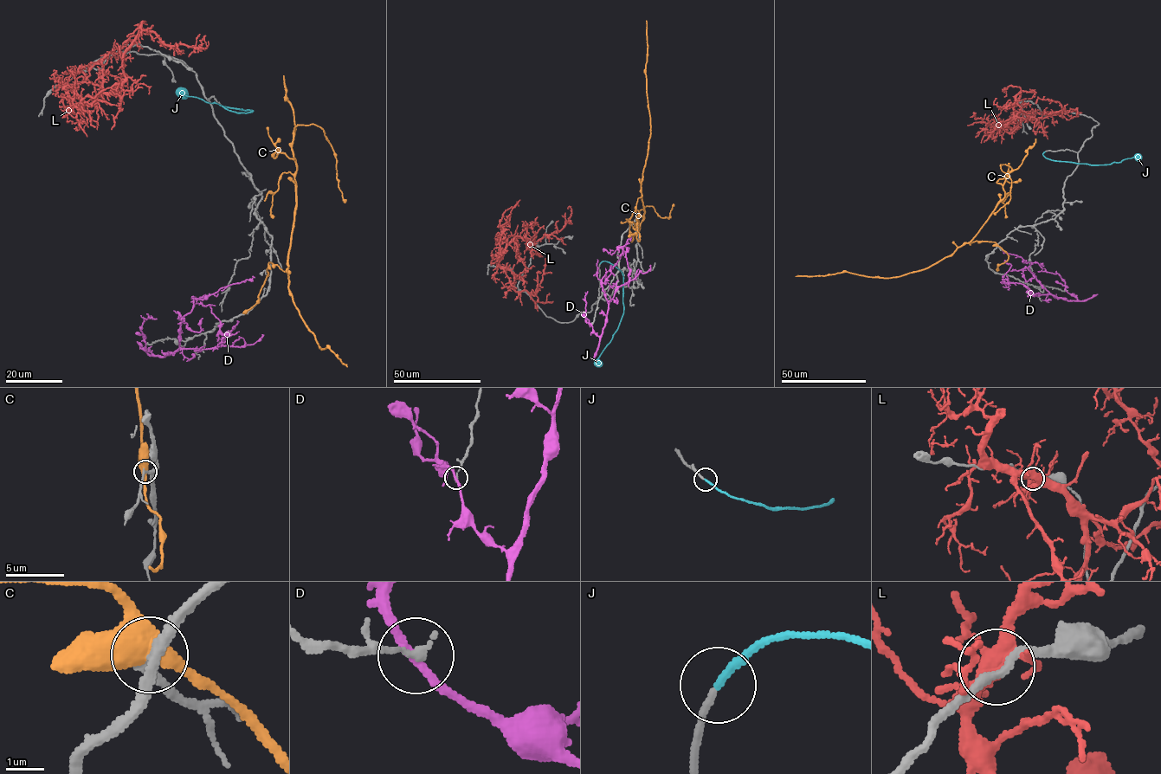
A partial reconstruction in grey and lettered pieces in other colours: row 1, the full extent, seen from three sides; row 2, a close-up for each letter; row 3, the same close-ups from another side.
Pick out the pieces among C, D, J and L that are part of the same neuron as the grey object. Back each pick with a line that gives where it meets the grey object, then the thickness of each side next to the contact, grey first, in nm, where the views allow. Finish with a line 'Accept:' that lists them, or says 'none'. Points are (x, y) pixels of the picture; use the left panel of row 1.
J: meets grey at (222, 106); 160 nm thick on the grey side, 180 nm on the other
Accept: J

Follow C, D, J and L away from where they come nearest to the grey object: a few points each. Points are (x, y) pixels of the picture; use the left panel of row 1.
C: (268, 267), (270, 262), (288, 269), (293, 304), (319, 347), (329, 346), (347, 366)
D: (145, 345), (162, 357), (181, 348), (201, 351), (222, 345), (229, 332), (221, 332), (209, 305), (198, 305)
J: (222, 106), (236, 112), (253, 111), (208, 102), (182, 92)
L: (77, 73), (64, 88), (70, 108), (119, 93), (123, 55), (140, 30), (167, 45), (206, 48), (204, 35)

